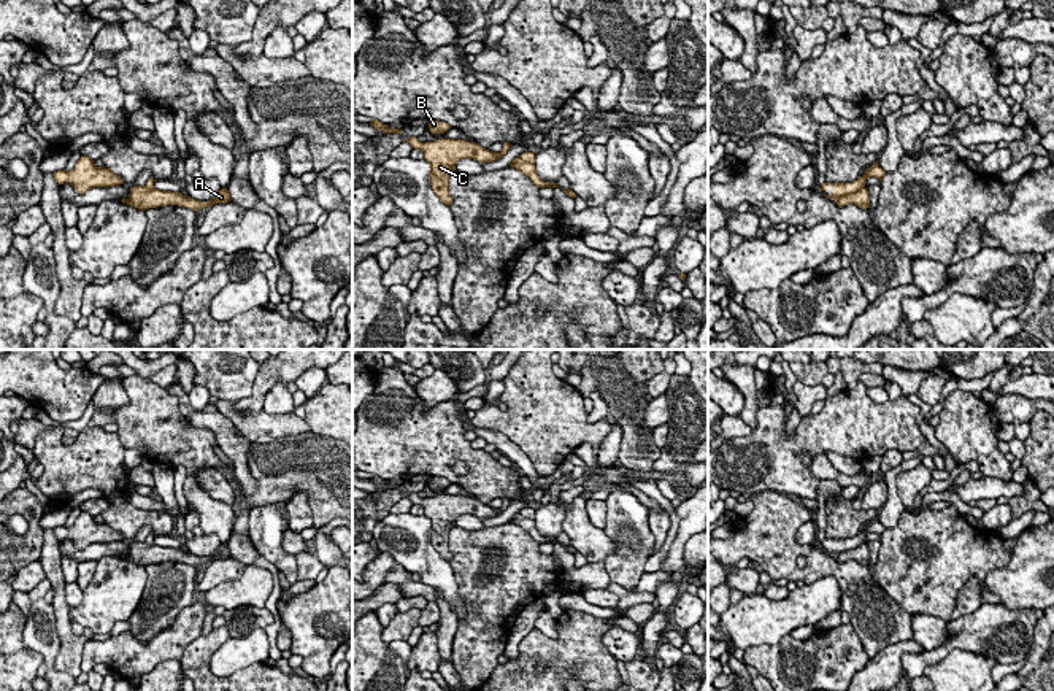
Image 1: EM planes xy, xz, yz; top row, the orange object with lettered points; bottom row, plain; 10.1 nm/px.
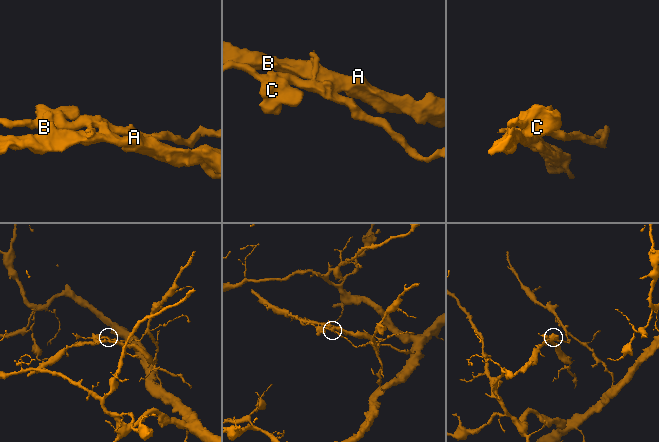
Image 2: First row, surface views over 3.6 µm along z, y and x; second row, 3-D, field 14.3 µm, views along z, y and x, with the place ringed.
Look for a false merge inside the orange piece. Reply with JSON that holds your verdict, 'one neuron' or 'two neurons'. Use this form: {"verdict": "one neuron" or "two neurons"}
{"verdict": "two neurons"}

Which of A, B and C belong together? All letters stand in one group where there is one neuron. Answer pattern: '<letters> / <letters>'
A B / C

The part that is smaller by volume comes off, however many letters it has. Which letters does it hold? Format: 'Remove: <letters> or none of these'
Remove: A, B

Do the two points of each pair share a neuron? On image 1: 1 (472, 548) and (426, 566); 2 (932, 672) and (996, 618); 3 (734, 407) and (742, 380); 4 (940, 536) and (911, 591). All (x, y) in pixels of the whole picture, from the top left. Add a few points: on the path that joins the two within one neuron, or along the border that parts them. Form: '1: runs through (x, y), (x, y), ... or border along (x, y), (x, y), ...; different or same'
1: border along (448, 561), (461, 596); different
2: border along (994, 660), (953, 648), (937, 663), (926, 666); different
3: border along (726, 377), (743, 396), (740, 415); different
4: runs through (937, 550), (935, 556), (923, 569), (921, 577); same

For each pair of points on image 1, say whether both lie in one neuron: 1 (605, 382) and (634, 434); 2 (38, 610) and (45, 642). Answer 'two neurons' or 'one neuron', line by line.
1: one neuron
2: one neuron

